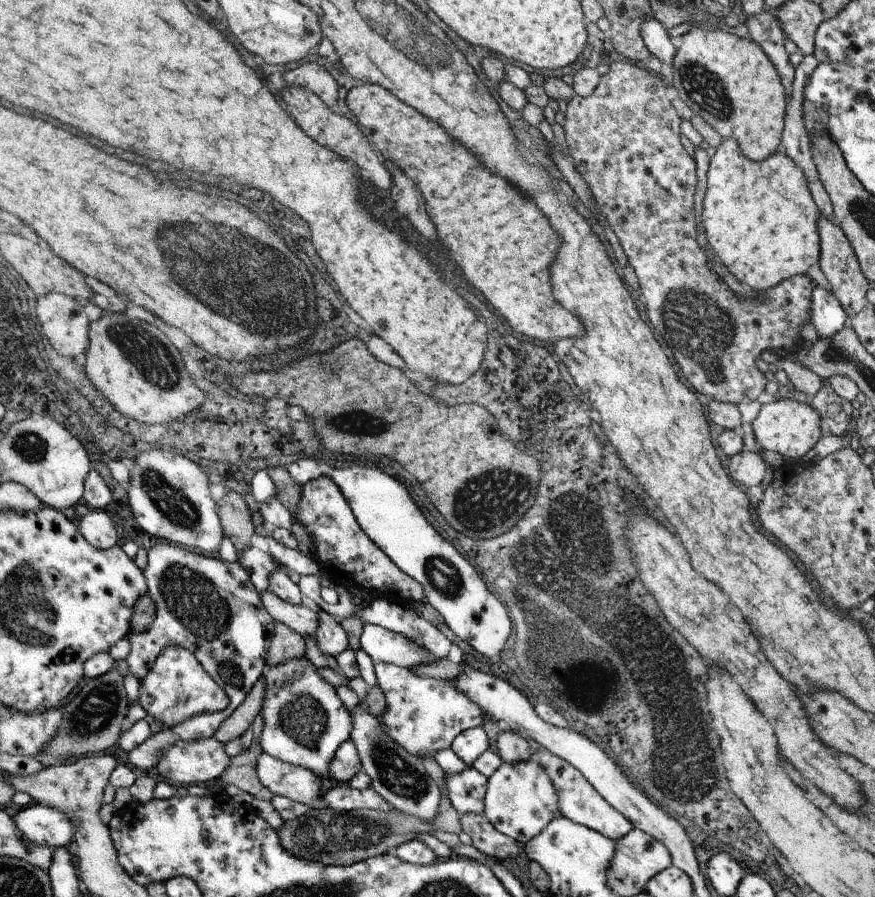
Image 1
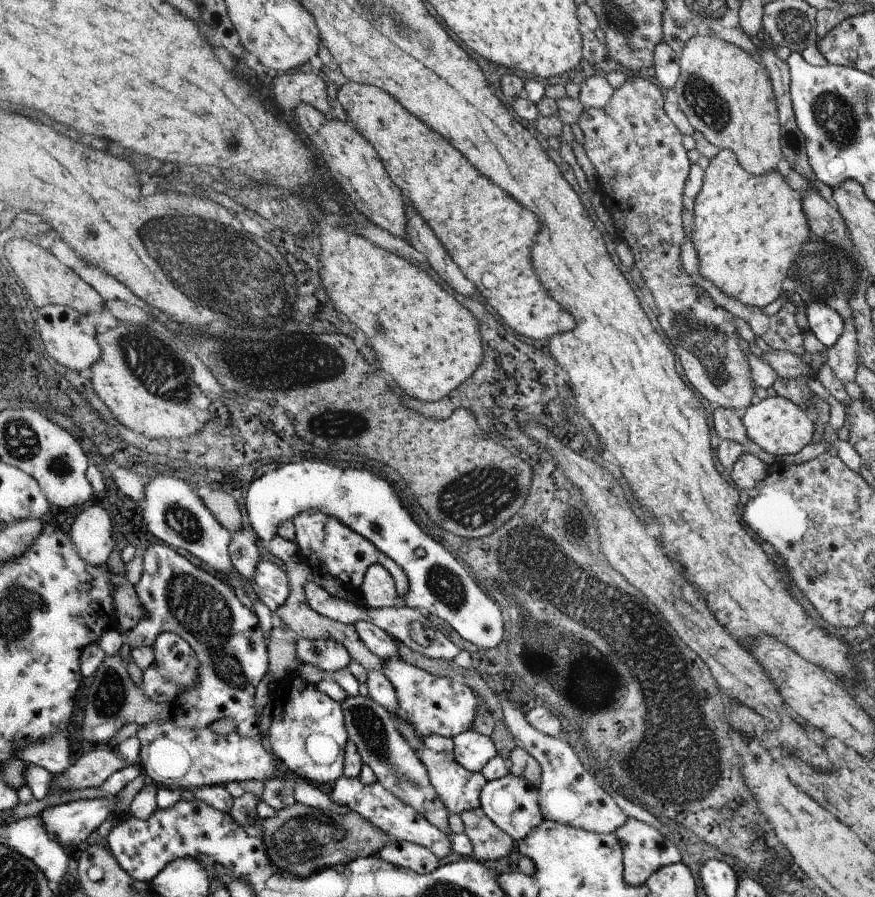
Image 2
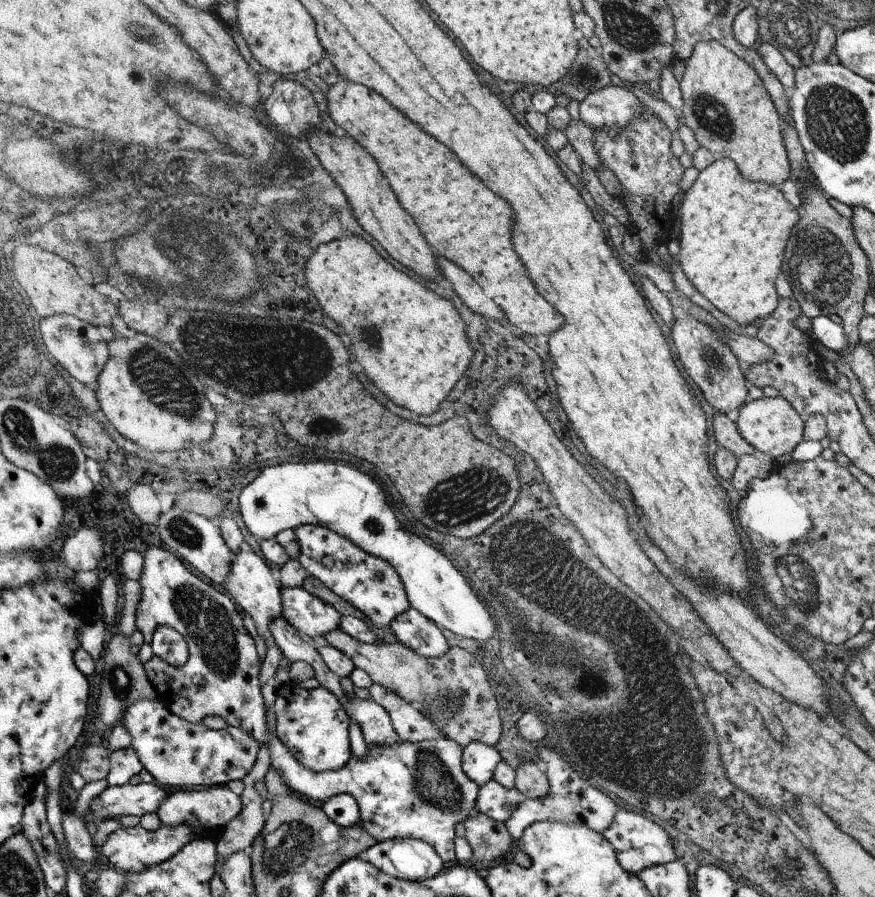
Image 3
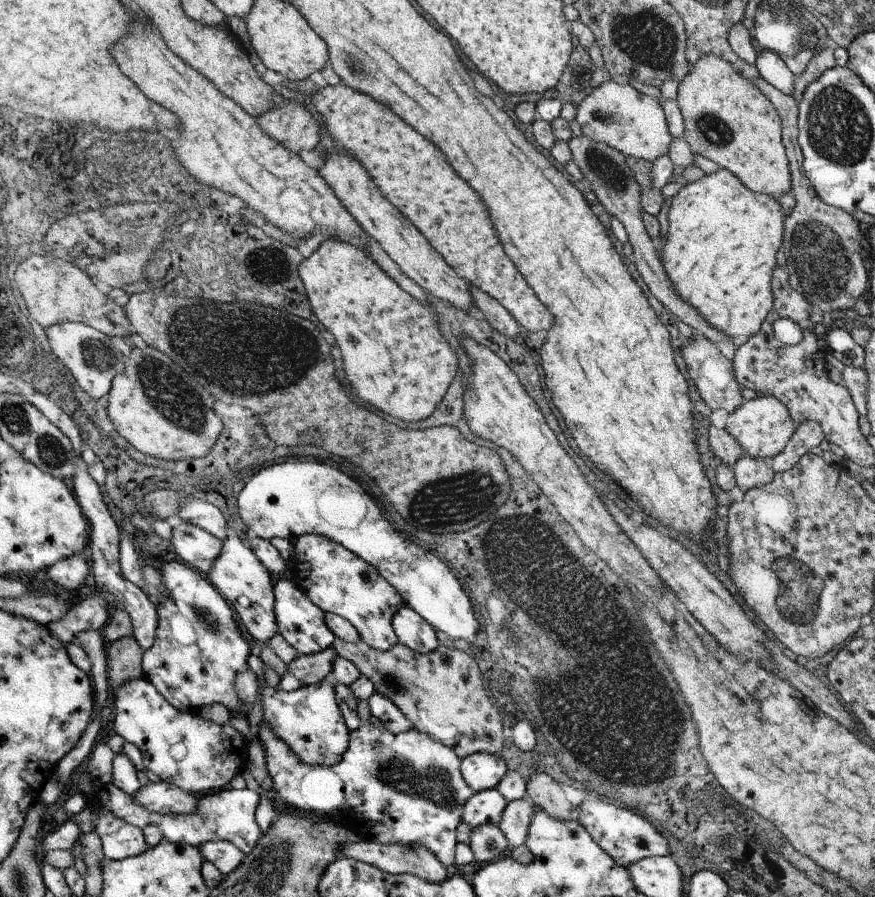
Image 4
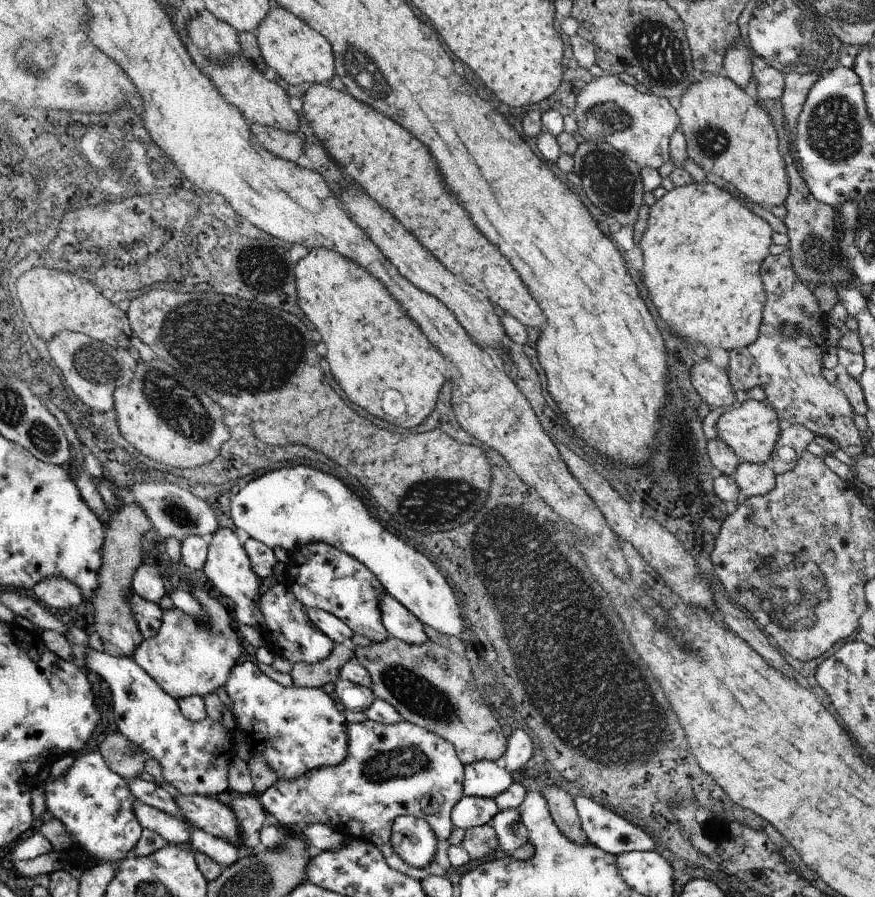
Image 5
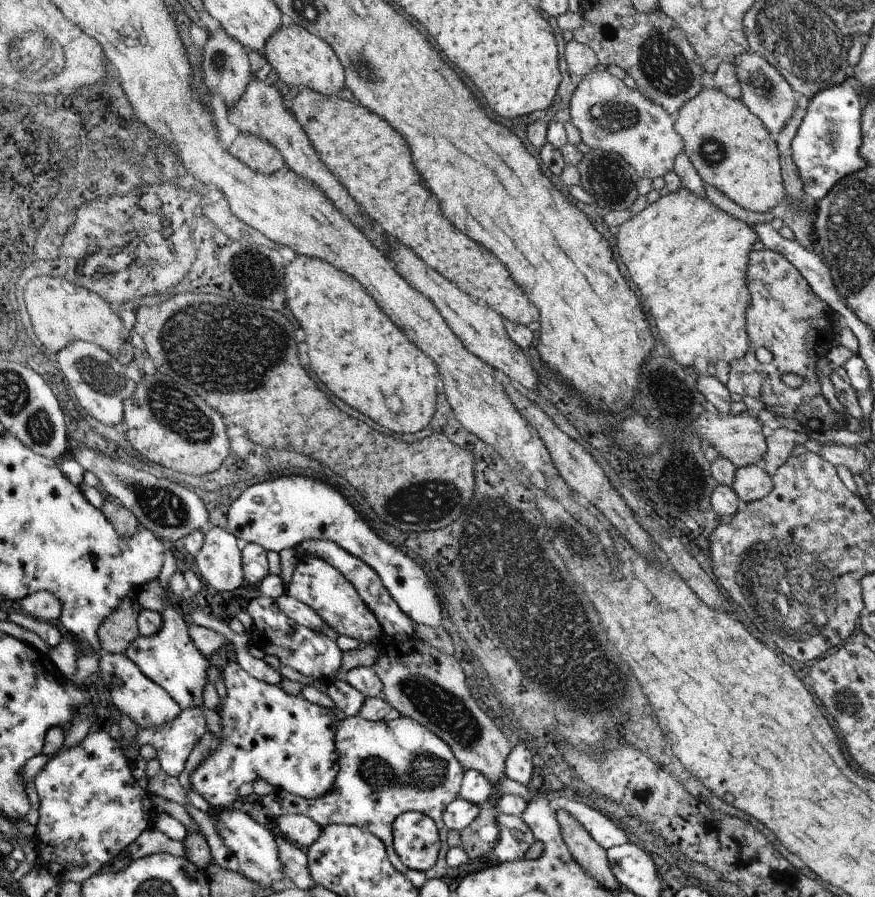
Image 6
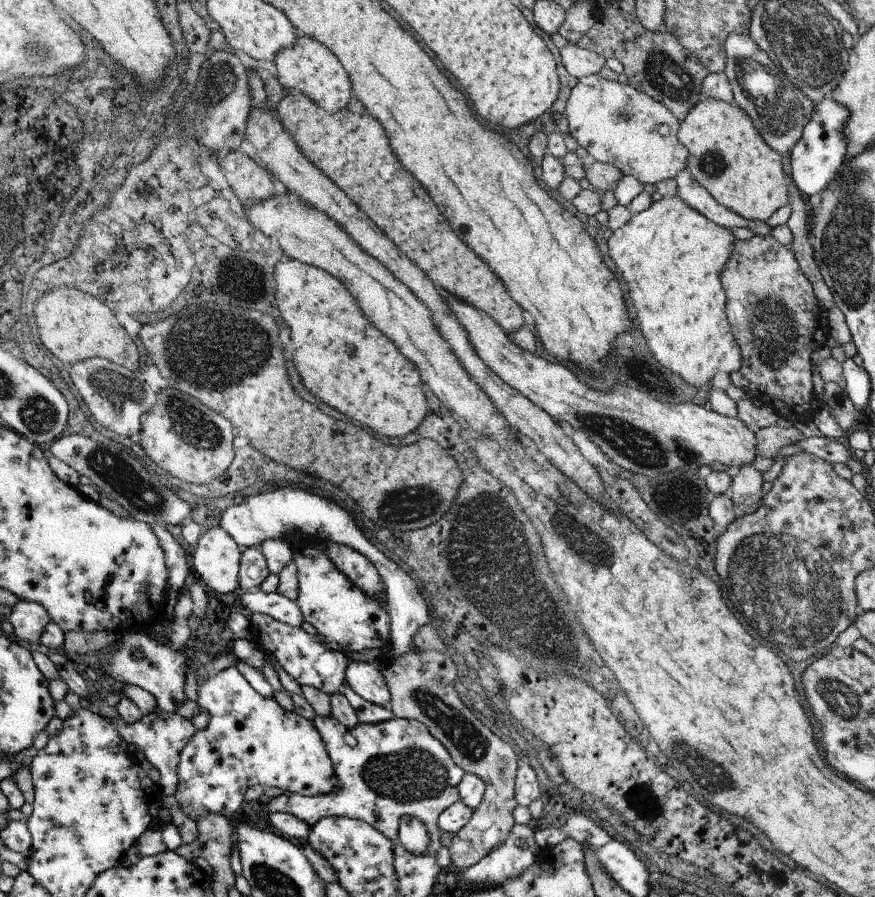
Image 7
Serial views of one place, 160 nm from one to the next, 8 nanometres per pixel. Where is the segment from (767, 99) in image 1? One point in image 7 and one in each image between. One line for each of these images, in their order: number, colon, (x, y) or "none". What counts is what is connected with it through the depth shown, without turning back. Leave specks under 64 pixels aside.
2: (724, 91)
3: (726, 104)
4: (729, 120)
5: (727, 133)
6: (729, 146)
7: (728, 156)

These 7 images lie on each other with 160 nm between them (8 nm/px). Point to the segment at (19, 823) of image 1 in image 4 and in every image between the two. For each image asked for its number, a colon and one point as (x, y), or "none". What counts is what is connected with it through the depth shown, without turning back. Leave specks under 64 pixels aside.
2: (69, 823)
3: (126, 799)
4: (160, 797)

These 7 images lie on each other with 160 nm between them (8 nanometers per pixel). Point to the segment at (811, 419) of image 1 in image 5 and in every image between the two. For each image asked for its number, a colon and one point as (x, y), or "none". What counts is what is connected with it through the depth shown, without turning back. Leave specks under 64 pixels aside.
2: (776, 424)
3: (772, 425)
4: (763, 426)
5: (752, 430)

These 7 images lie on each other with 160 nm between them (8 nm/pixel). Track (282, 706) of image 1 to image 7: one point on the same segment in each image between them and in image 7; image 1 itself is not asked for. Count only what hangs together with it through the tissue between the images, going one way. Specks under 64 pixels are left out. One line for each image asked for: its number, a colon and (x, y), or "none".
2: (308, 733)
3: (314, 725)
4: (309, 719)
5: (298, 729)
6: (288, 741)
7: (250, 740)

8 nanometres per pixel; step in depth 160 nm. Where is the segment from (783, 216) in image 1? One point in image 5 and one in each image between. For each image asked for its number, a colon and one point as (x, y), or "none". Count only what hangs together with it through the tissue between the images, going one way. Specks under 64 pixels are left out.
2: (748, 228)
3: (733, 230)
4: (723, 237)
5: (703, 249)

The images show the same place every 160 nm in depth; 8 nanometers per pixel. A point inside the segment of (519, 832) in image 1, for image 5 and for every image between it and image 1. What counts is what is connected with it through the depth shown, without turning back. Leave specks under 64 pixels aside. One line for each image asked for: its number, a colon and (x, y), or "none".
2: (513, 803)
3: (495, 800)
4: (487, 806)
5: (470, 812)

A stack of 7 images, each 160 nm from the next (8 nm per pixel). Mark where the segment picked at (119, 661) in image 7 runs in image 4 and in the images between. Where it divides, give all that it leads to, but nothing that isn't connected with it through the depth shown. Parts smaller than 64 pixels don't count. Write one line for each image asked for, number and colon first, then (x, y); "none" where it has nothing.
4: (198, 652)
5: (185, 658)
6: (169, 657)

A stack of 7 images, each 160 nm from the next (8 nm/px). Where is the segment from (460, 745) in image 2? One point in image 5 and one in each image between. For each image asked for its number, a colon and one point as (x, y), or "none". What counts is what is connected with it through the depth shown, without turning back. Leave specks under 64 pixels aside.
3: (479, 761)
4: (482, 771)
5: (485, 778)

